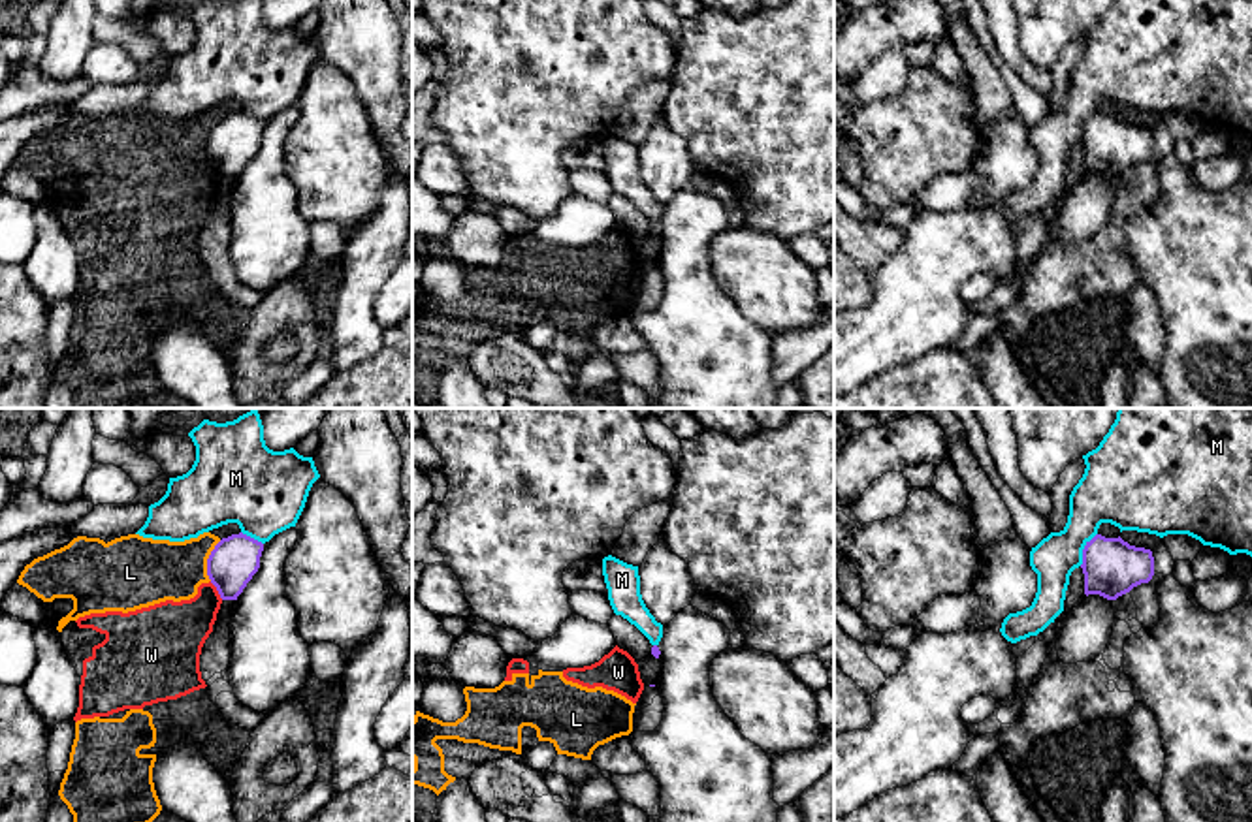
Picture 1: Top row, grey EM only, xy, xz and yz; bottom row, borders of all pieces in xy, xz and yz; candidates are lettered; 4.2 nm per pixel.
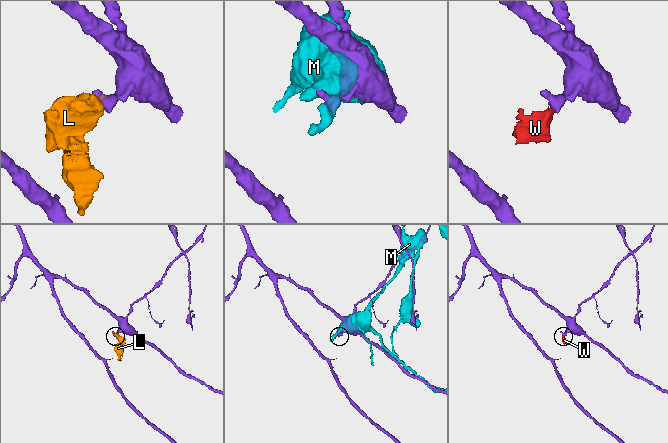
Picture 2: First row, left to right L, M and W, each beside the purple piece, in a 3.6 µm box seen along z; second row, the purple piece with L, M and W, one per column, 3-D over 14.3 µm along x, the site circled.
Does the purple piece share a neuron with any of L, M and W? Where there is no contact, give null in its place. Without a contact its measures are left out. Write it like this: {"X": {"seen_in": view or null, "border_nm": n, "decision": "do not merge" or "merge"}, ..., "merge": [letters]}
{"L": {"seen_in": "xy", "border_nm": 180, "decision": "do not merge"}, "M": {"seen_in": "yz", "border_nm": 160, "decision": "do not merge"}, "W": {"seen_in": "xy", "border_nm": 100, "decision": "do not merge"}, "merge": []}

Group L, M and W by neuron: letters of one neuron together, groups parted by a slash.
L W / M

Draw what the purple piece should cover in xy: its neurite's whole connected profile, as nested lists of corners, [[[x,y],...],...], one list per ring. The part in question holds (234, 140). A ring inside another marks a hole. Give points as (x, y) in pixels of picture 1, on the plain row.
[[[239,111],[222,117],[207,137],[207,154],[222,179],[237,179],[260,147],[264,122]]]

